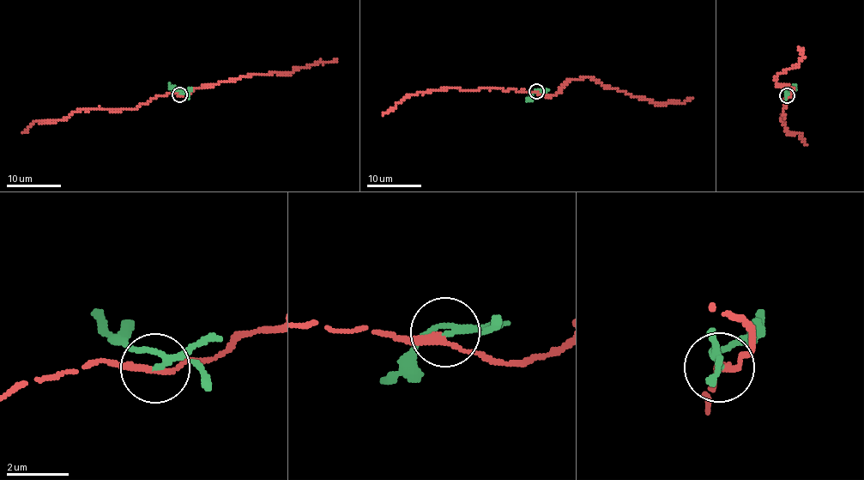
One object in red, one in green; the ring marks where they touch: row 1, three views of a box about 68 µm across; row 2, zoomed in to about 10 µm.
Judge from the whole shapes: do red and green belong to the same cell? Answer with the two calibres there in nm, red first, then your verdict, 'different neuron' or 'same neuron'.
calibres 200 and 130 nm; different neuron

